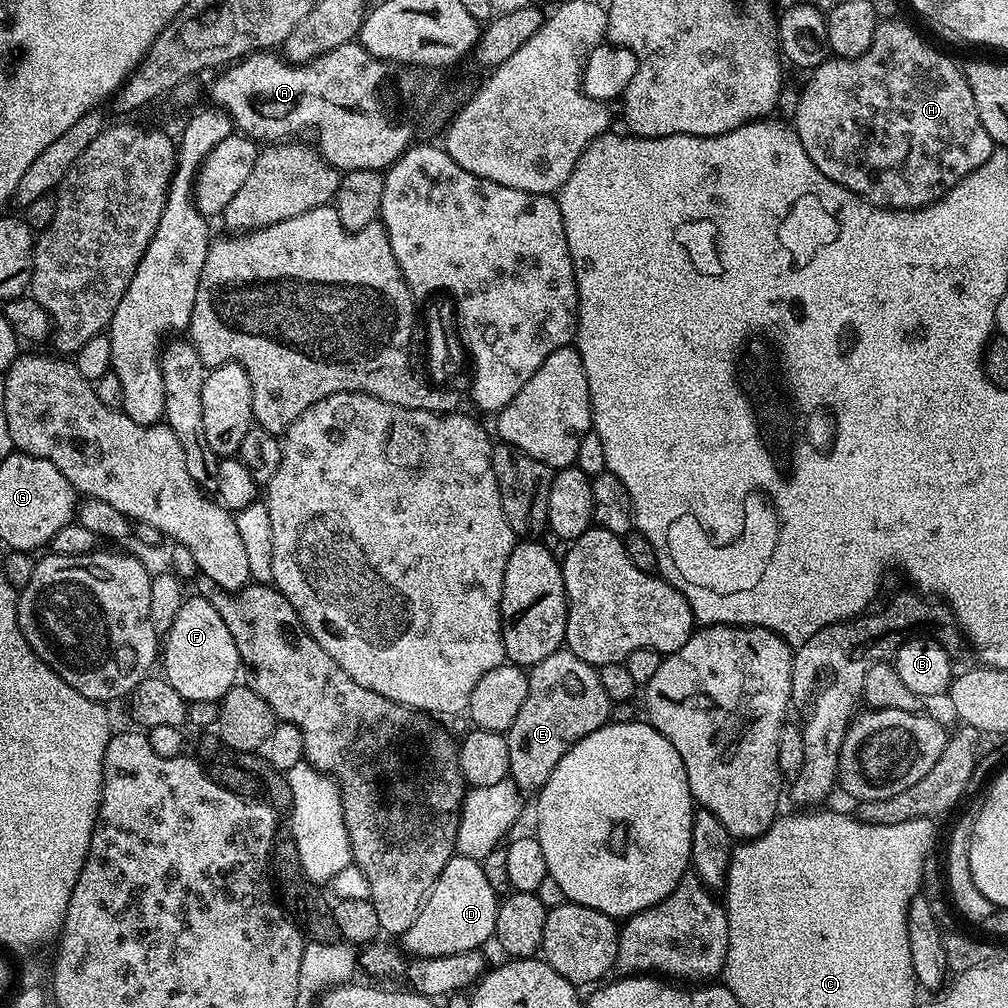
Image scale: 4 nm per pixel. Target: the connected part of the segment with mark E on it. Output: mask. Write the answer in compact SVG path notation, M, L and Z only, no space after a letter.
M561 650L550 654L550 658L542 658L542 662L532 665L528 672L528 689L526 702L522 702L522 710L518 710L518 718L514 718L514 726L506 733L510 746L509 777L520 787L521 793L539 793L546 786L554 766L582 738L586 738L594 730L609 723L608 716L614 711L612 699L602 690L599 671L593 665L578 658L573 652Z

